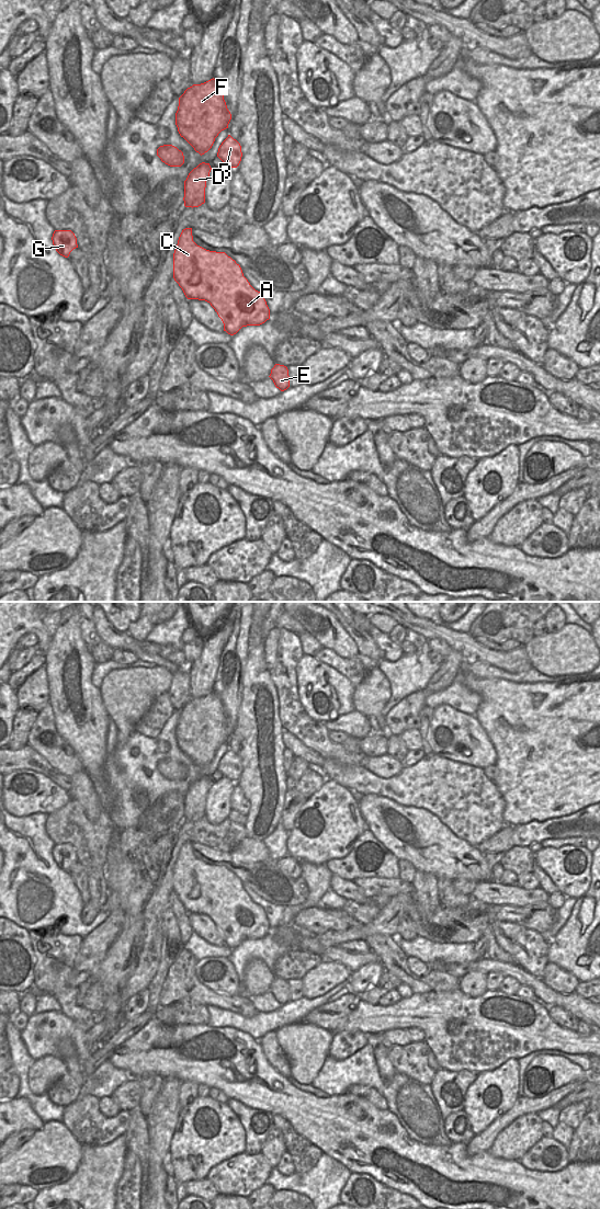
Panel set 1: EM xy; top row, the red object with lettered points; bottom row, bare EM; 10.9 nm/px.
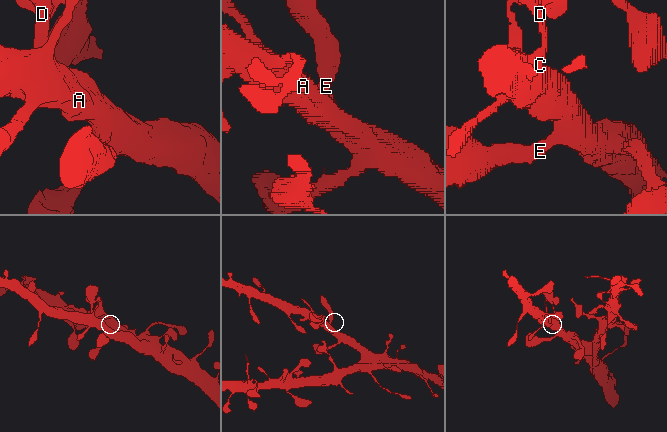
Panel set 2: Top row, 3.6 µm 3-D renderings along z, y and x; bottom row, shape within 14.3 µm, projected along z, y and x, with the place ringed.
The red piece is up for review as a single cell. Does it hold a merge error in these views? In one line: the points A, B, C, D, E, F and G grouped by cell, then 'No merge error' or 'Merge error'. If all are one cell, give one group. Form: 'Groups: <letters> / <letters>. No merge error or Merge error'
Groups: A B C D E F G. No merge error.

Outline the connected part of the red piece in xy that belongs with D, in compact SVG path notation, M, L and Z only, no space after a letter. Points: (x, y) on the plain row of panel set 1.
M202 776L189 787L184 795L185 821L199 821L205 817L205 801L211 784L210 777Z

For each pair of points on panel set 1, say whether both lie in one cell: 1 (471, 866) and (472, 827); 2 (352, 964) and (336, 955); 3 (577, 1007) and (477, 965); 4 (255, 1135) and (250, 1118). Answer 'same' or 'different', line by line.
1: different
2: same
3: same
4: same

